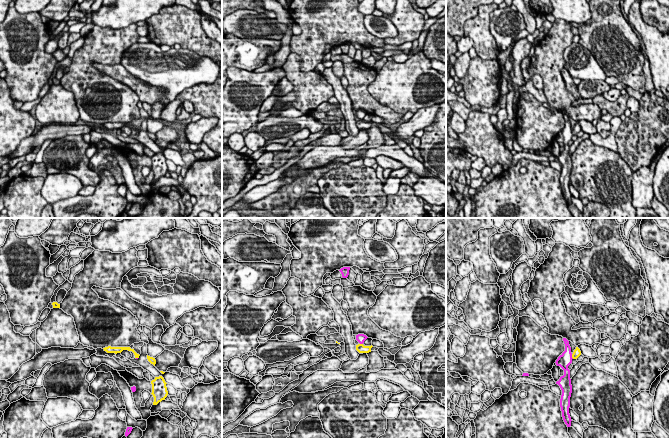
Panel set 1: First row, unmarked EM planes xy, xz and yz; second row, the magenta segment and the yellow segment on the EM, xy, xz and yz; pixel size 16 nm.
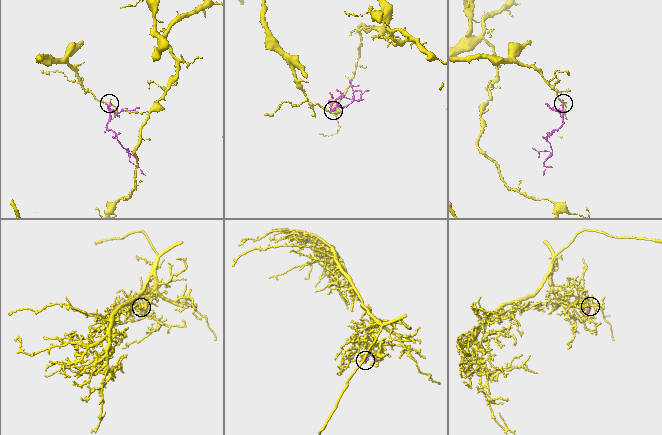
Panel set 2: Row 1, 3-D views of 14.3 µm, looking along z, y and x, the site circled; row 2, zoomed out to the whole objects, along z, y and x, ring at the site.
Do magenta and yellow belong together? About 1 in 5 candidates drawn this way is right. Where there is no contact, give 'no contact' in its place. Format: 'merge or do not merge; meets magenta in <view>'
do not merge; meets magenta in yz

